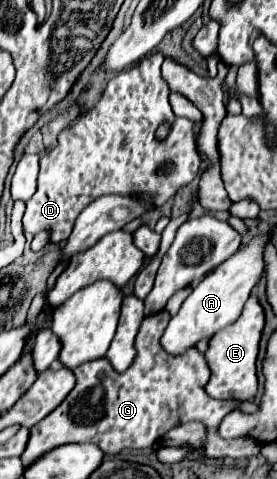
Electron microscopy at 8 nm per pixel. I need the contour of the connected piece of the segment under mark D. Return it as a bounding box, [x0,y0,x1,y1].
[22,53,202,245]

